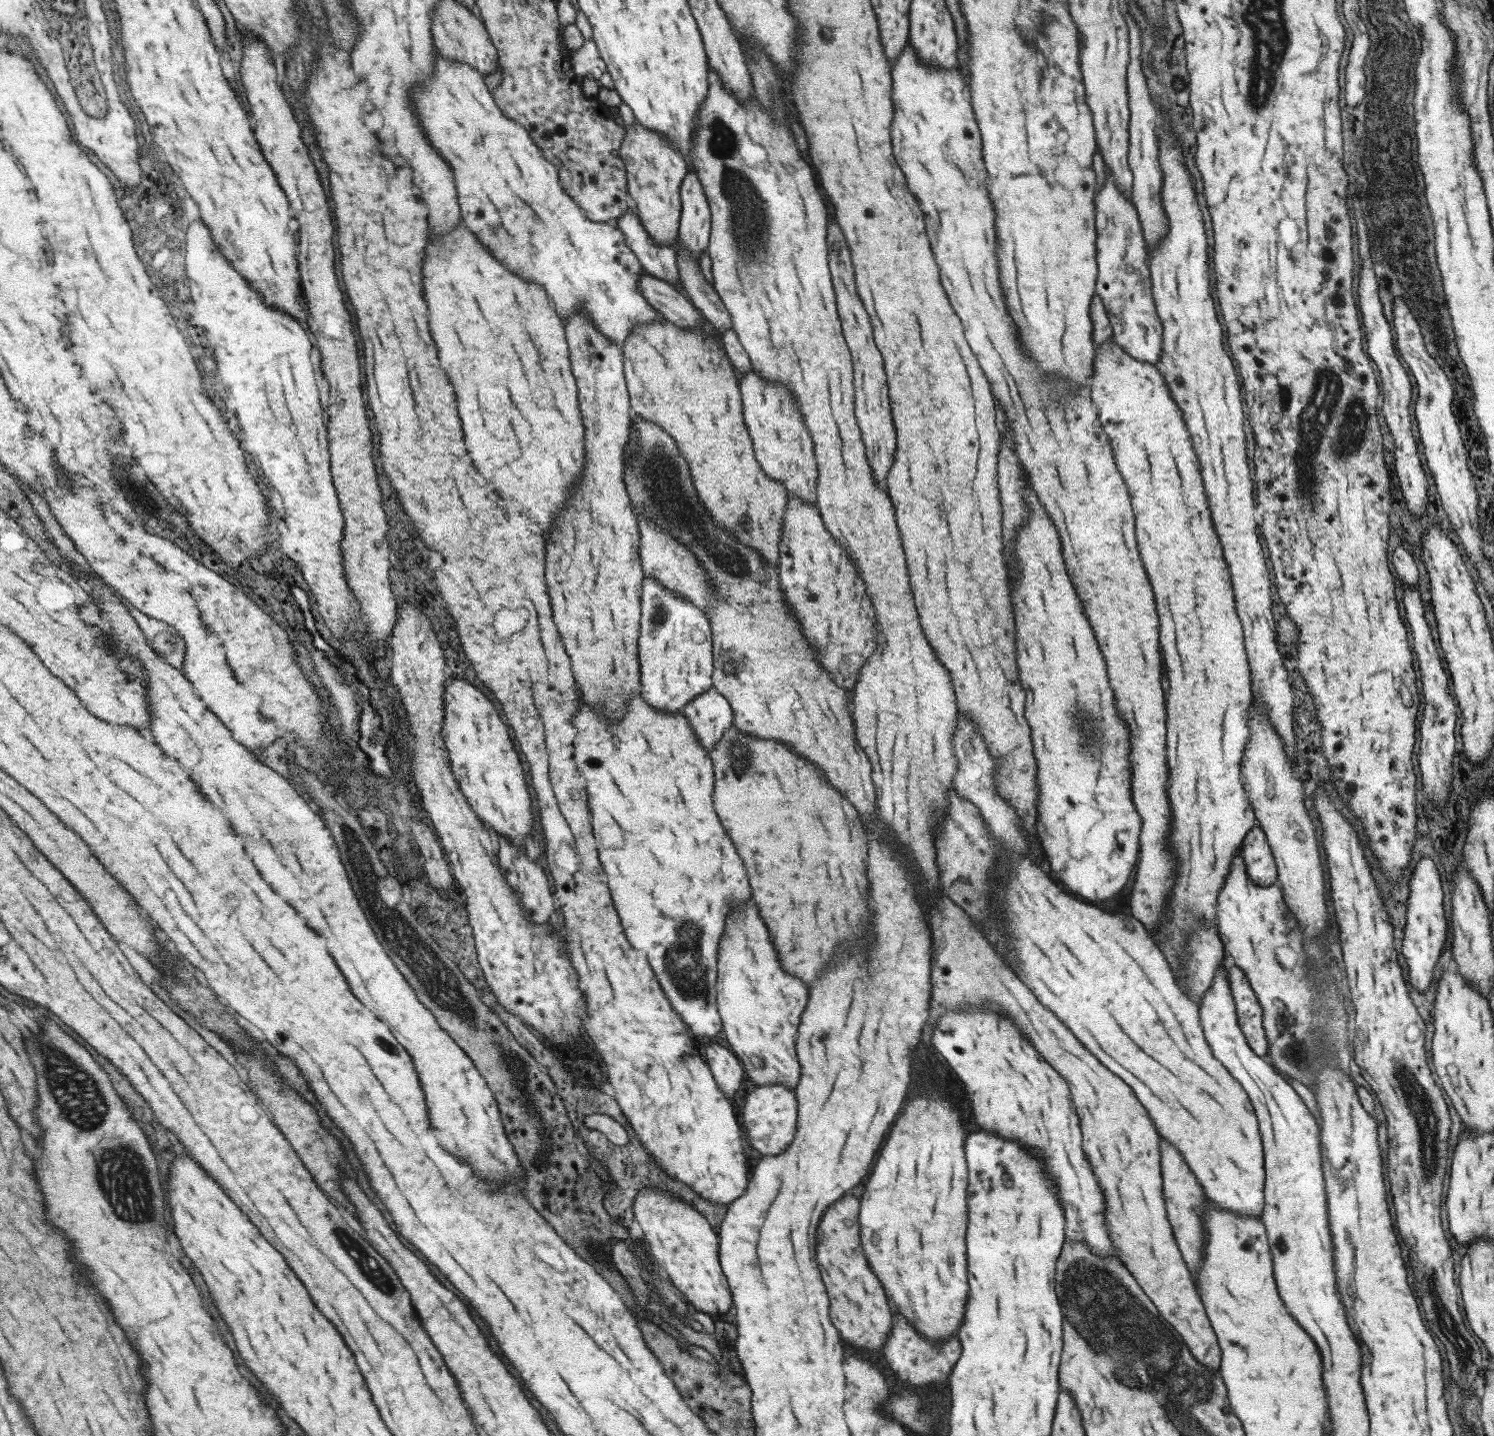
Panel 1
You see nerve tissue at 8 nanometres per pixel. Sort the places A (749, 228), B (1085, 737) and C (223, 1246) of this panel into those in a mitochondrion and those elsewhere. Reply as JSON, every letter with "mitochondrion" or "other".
{"A":"mitochondrion","B":"mitochondrion","C":"other"}

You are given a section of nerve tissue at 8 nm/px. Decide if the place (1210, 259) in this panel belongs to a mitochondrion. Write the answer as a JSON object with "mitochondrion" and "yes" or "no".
{"mitochondrion":"no"}

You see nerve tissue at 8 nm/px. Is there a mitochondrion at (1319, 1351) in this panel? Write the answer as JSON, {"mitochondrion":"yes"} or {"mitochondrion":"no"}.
{"mitochondrion":"no"}

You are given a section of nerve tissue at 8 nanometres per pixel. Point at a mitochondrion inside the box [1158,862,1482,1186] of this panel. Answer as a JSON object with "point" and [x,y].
{"point":[1297,1053]}

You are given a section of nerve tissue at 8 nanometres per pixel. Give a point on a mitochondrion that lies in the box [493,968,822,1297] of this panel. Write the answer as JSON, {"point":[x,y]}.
{"point":[513,1066]}

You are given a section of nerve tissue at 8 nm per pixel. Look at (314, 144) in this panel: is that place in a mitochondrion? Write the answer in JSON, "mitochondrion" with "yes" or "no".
{"mitochondrion":"no"}

